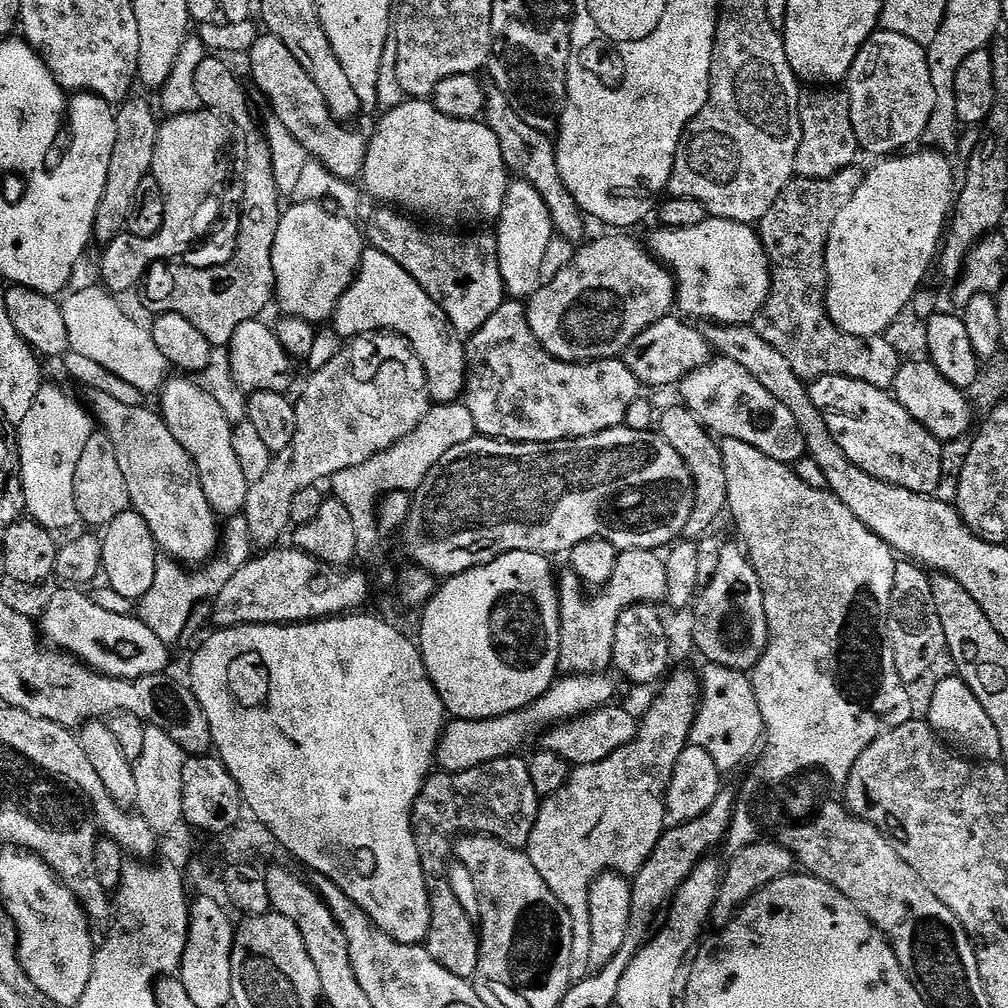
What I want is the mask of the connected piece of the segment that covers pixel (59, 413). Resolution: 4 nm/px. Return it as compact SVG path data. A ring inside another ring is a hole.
M48 382L38 390L38 396L34 401L34 406L30 409L30 414L27 414L18 425L20 481L24 487L24 507L31 519L37 520L42 527L56 534L60 534L63 528L72 528L75 524L81 523L74 490L78 473L82 468L84 452L93 443L92 428L94 429L94 417L91 411L83 403L81 404L66 389L55 388Z

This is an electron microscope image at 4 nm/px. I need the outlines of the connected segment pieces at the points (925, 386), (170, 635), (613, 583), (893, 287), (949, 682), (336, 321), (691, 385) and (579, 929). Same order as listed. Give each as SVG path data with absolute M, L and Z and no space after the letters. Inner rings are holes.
M931 359L924 361L907 361L901 363L898 370L898 378L894 389L896 401L909 412L910 415L926 430L930 430L930 434L934 434L937 440L947 442L950 440L959 440L967 437L973 431L972 416L974 417L974 409L972 401L961 389L955 388L946 378L942 378L942 374L934 365Z
M242 514L229 517L227 526L221 535L218 557L193 571L196 572L193 575L189 573L191 572L189 569L169 556L157 559L154 583L138 604L139 619L150 626L154 634L162 638L165 644L173 645L174 641L184 636L186 623L197 605L207 600L214 600L222 592L223 587L230 582L230 579L238 574L238 570L252 558L253 554L254 545L250 538L249 523L246 522L246 518Z
M651 548L621 551L616 558L614 574L599 589L593 600L584 597L585 589L575 572L565 570L558 576L560 593L560 667L559 671L573 676L604 674L612 668L614 630L618 618L635 604L659 605L668 598L667 559Z
M937 150L916 151L881 159L877 163L880 165L865 175L862 186L858 186L858 194L850 198L830 230L825 248L828 313L837 328L851 336L884 334L912 296L922 288L928 267L931 264L933 267L937 259L954 208L958 176L952 173L952 164L948 161L951 159L945 153Z
M951 675L938 681L932 692L932 701L929 702L926 713L928 723L941 740L971 759L977 762L999 761L1002 757L1002 738L998 734L998 726L994 726L990 714L986 714L982 702L978 702L968 683L961 680L959 675Z
M369 247L365 251L356 280L348 287L346 294L342 294L330 324L341 338L381 330L403 336L409 348L416 351L416 357L422 362L428 379L429 397L436 404L454 404L463 397L464 384L468 381L468 353L461 333L448 321L446 314L434 303L430 294L426 294L426 290L422 290L422 286L418 286L418 282L414 282L414 278L406 274L406 270L398 266L398 262L394 262L394 258L382 254L377 248Z
M717 355L707 364L696 368L679 385L678 391L684 395L683 403L705 426L708 432L724 440L746 442L762 454L778 462L792 466L807 453L805 438L798 430L796 419L786 406L746 366L738 366L730 358Z
M674 672L667 677L669 680L664 689L663 686L659 689L652 709L639 721L636 737L629 744L622 746L622 750L614 750L614 754L610 754L610 758L602 758L602 762L573 767L566 786L541 803L534 830L526 845L534 870L542 874L546 886L550 886L558 902L566 906L572 919L570 974L573 981L585 980L590 974L590 890L593 882L609 870L629 878L635 876L638 870L642 870L646 858L650 858L654 846L658 846L666 827L668 787L674 766L678 766L682 750L690 743L689 736L701 703L701 677L696 672Z

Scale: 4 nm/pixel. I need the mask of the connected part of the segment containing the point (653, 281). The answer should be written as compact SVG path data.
M608 234L612 236L604 236L601 240L589 239L583 246L576 248L576 257L573 258L572 264L566 266L566 270L559 272L553 280L547 281L543 288L537 290L526 304L526 315L528 317L528 325L534 334L534 338L538 338L538 342L555 360L565 360L571 364L588 364L592 360L614 360L623 357L624 353L634 342L634 338L638 338L638 334L642 334L642 330L646 330L654 322L658 322L662 317L669 315L673 311L676 304L676 278L669 269L665 268L651 251L643 243L640 244L636 240L631 240L628 234Z

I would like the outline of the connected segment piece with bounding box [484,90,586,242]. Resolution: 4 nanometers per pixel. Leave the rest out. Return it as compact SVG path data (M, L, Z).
M499 90L493 91L489 95L488 105L484 107L484 116L486 123L494 130L498 142L502 146L502 158L509 173L513 177L524 180L530 186L534 186L534 190L538 190L538 194L542 194L542 202L546 202L546 206L550 210L555 235L573 242L583 241L586 217L574 202L570 190L566 190L566 186L562 182L553 137L549 133L534 130L534 126L530 126L530 122L522 122L518 110L514 110L514 106L510 106L507 96Z

